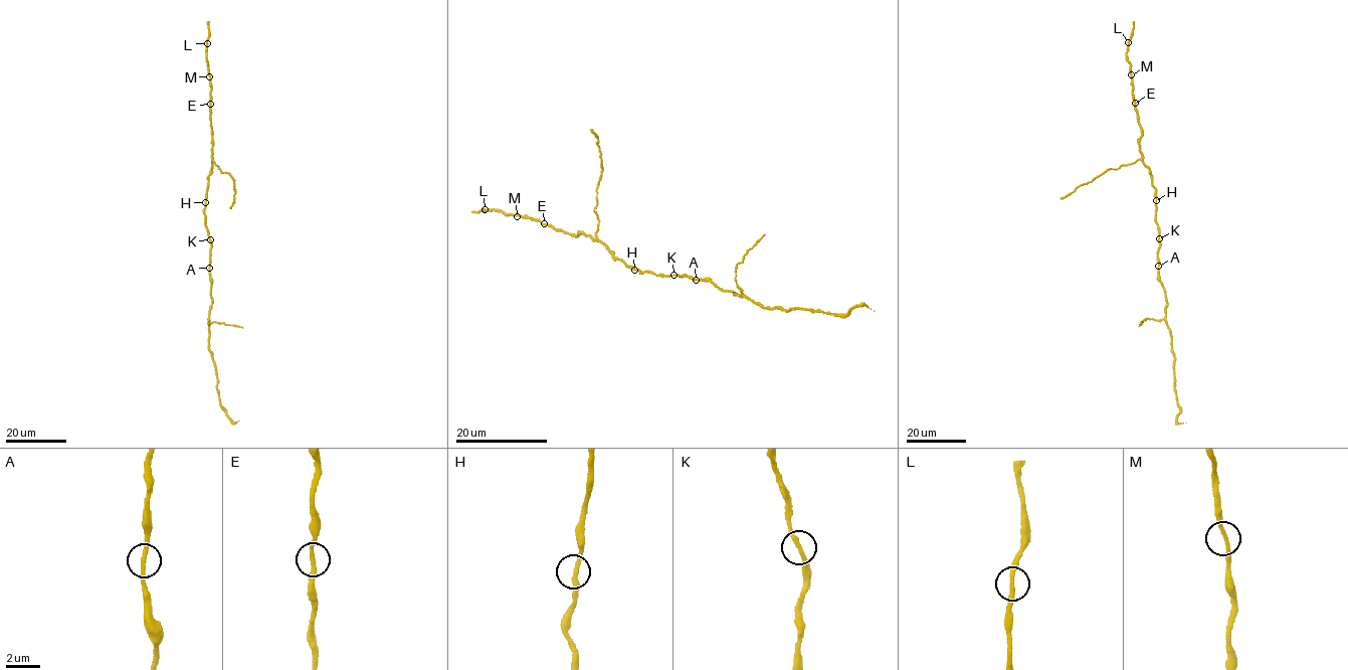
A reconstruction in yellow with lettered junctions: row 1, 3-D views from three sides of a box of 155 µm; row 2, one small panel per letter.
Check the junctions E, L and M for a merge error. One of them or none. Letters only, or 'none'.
none

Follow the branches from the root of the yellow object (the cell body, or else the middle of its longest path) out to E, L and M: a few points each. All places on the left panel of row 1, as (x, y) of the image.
E: (207, 227), (204, 208), (212, 167), (210, 105)
L: (207, 227), (204, 208), (212, 167), (213, 141), (207, 43)
M: (207, 227), (204, 208), (213, 146), (209, 76)

